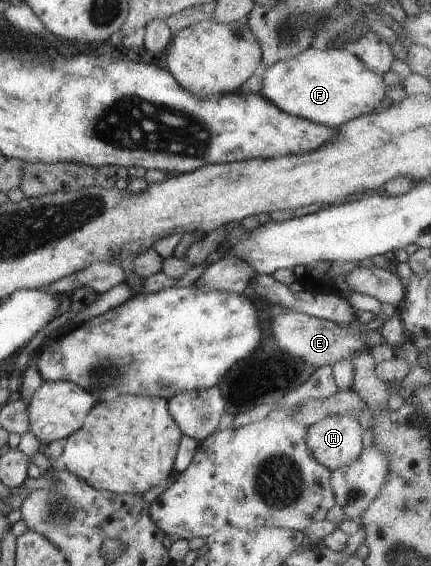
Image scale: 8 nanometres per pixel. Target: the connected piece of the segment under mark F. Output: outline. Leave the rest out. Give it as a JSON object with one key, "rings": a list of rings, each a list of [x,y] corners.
{"rings":[[[308,47],[292,58],[279,60],[269,67],[261,68],[260,72],[262,74],[261,90],[258,93],[260,98],[286,114],[329,129],[338,128],[353,118],[379,110],[386,102],[388,87],[383,83],[382,76],[368,70],[359,58],[343,49],[314,50]]]}

